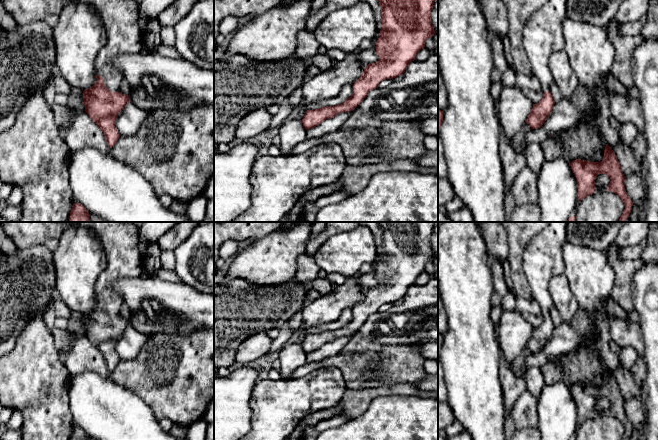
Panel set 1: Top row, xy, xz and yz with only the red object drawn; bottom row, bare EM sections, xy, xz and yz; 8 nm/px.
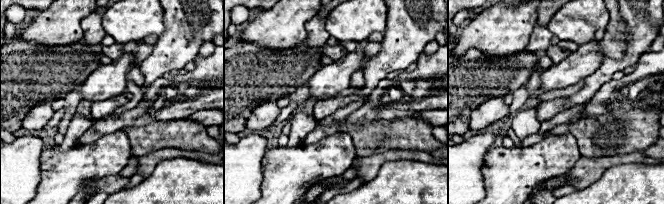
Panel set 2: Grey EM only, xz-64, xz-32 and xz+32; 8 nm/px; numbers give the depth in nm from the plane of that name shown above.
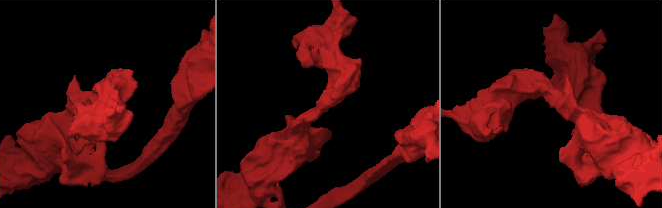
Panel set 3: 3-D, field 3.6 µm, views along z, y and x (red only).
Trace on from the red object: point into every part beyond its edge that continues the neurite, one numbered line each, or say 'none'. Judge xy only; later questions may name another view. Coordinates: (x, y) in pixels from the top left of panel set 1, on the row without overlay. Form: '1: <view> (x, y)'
1: xy (120, 240)

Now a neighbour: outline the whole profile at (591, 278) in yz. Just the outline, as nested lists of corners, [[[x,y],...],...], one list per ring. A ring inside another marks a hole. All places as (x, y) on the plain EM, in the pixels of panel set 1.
[[[568,240],[562,245],[562,255],[564,274],[569,280],[571,291],[577,298],[579,308],[593,315],[594,326],[598,331],[597,348],[608,369],[613,371],[619,366],[619,358],[609,346],[612,315],[607,313],[602,302],[611,296],[615,271],[606,252],[581,247]]]

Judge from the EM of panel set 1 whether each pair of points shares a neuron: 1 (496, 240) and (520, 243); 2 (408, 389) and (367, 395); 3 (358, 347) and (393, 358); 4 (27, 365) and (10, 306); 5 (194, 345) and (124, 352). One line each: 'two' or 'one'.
1: two
2: one
3: two
4: two
5: two

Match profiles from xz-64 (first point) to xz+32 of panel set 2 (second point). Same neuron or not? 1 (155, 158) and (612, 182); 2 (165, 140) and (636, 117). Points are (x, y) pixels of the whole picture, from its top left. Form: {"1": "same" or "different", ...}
{"1": "different", "2": "same"}

